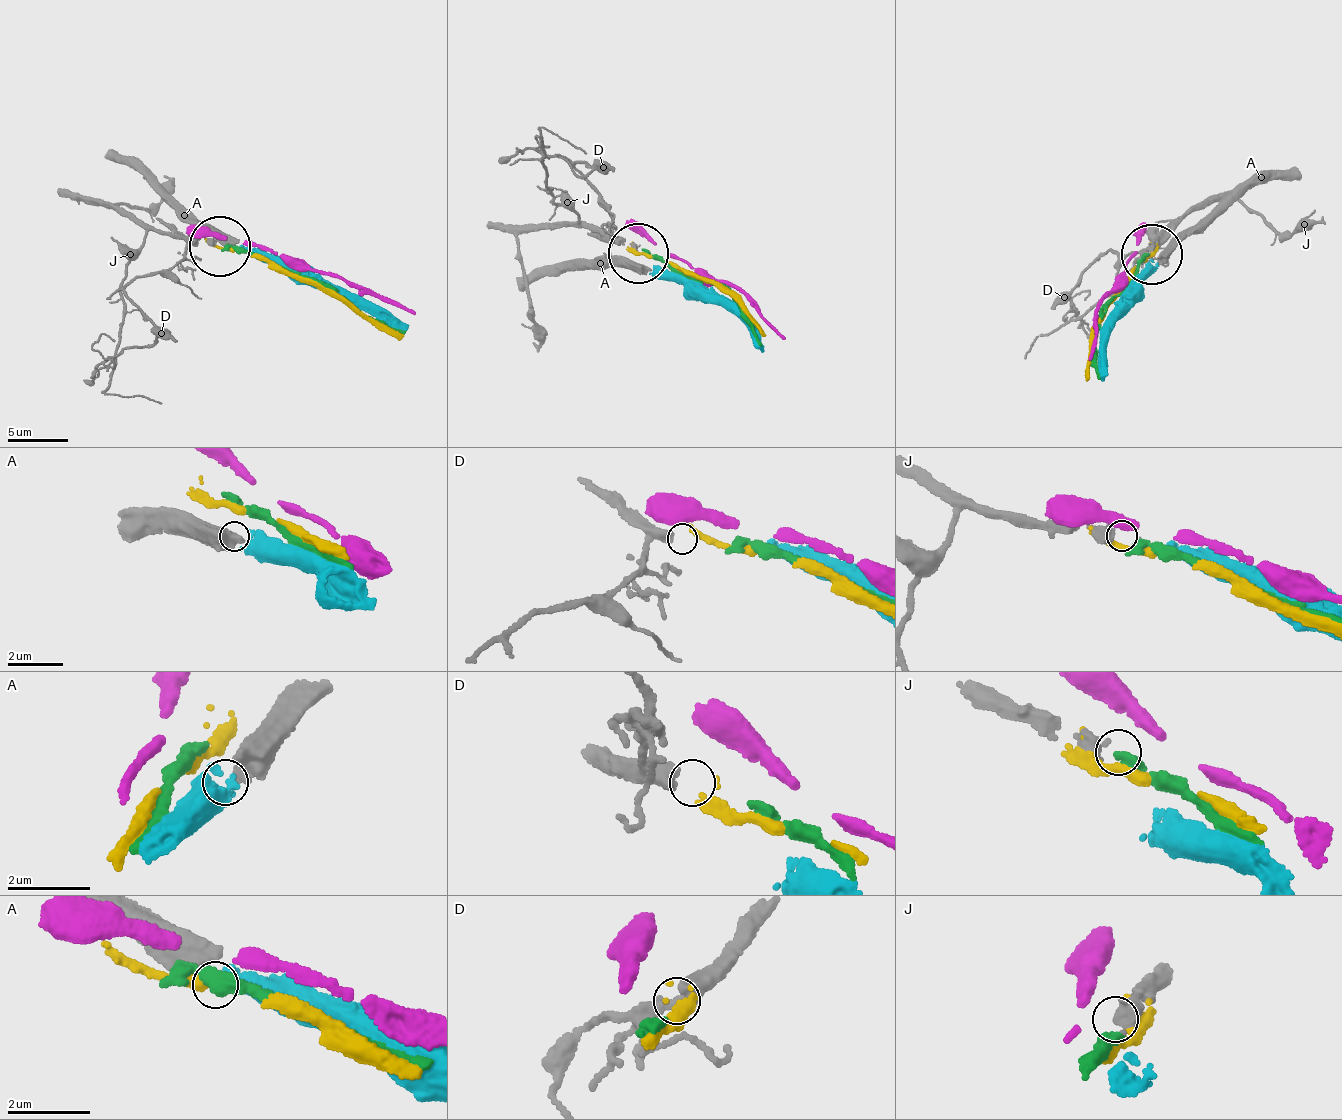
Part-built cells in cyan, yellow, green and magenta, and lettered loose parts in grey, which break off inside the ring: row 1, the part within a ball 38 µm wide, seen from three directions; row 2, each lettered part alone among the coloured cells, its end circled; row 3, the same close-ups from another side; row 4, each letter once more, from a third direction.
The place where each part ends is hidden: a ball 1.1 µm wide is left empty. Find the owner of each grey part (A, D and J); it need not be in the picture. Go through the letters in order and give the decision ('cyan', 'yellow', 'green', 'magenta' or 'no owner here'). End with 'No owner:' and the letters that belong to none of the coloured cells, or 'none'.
A: cyan
D: no owner here
J: green
No owner: D

